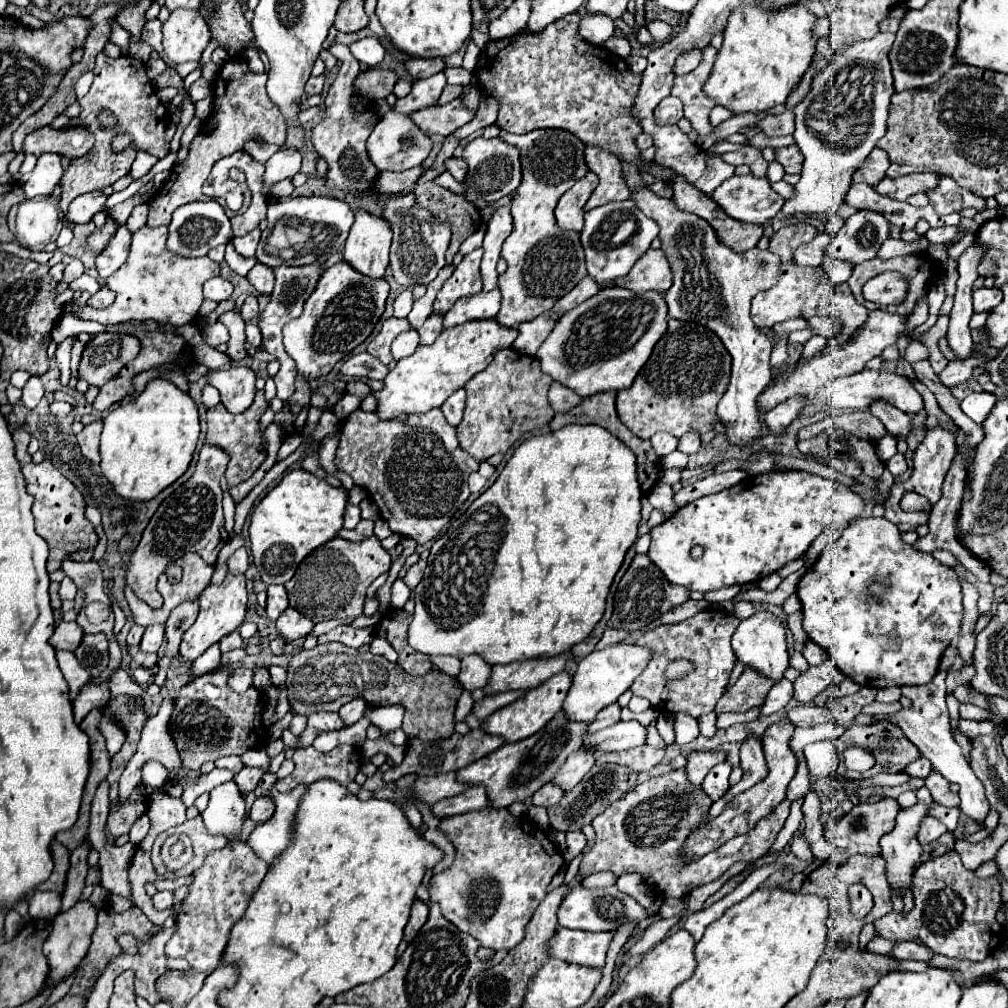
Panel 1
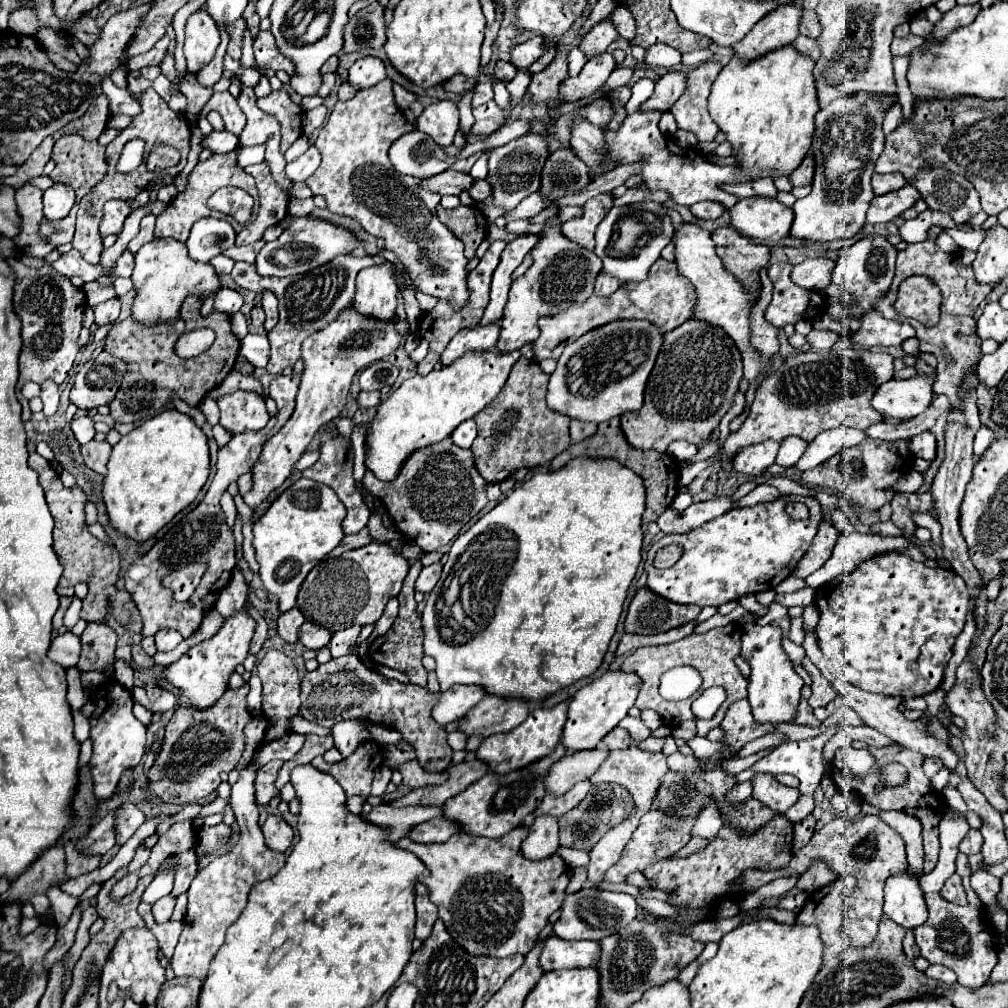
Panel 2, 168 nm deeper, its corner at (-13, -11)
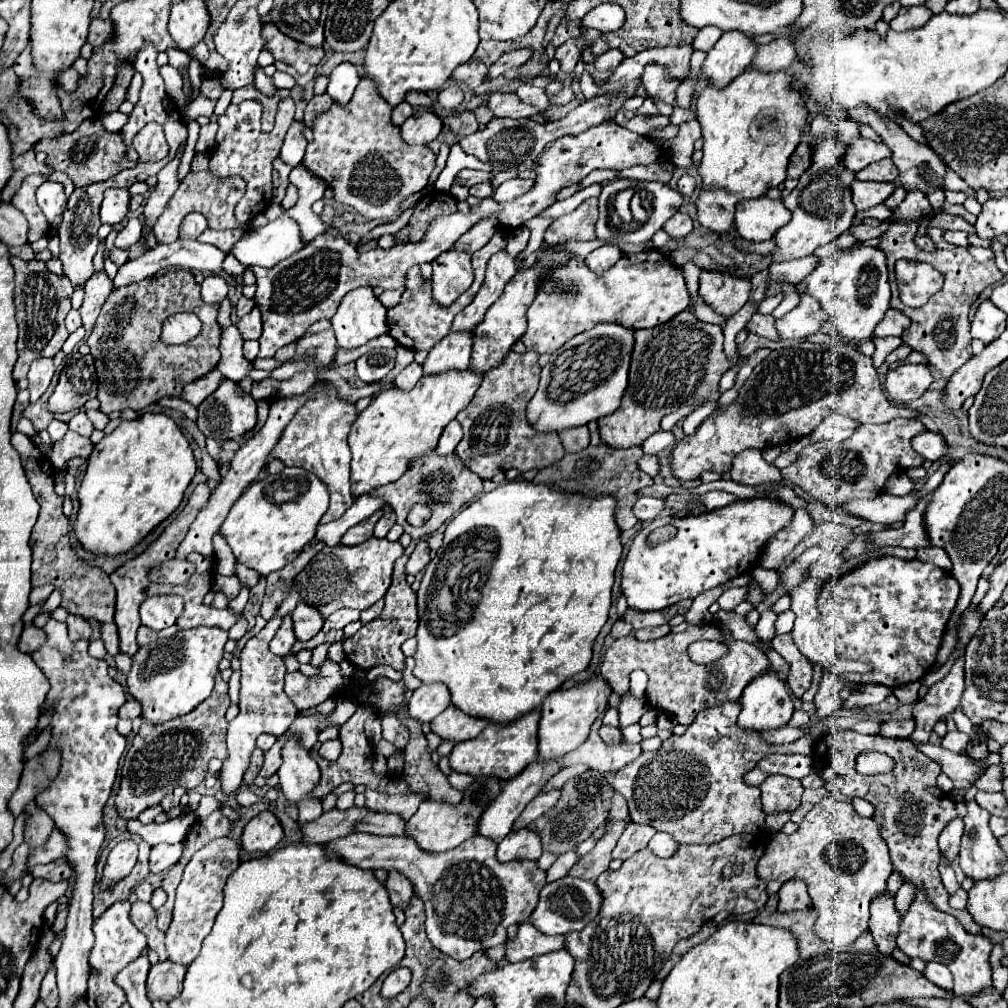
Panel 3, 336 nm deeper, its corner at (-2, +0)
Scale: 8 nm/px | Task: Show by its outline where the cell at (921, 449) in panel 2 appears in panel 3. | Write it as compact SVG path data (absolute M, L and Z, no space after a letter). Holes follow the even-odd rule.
M925 431L917 435L917 439L913 439L913 449L929 461L939 461L941 457L949 453L947 441L939 433L933 433L933 431Z

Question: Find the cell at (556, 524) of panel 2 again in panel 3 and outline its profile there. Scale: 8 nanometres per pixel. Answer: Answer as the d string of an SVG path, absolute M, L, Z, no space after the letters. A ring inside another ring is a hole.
M507 481L497 489L481 495L475 503L465 507L445 529L443 545L437 551L437 557L429 561L425 575L421 579L421 587L417 591L419 605L419 629L417 629L417 651L413 655L415 669L413 675L423 683L445 683L451 693L451 705L461 709L463 713L479 719L487 719L491 723L509 725L511 721L527 715L543 703L543 699L557 691L569 677L579 671L585 671L597 633L607 621L607 613L611 607L611 587L615 579L615 567L621 559L621 541L619 531L613 519L613 499L593 499L593 503L577 503L577 499L565 499L565 495L557 495L549 491L549 487L533 487L527 481ZM467 559L473 559L467 563ZM487 569L487 571L485 571ZM465 623L465 625L463 625ZM447 631L451 637L447 637Z

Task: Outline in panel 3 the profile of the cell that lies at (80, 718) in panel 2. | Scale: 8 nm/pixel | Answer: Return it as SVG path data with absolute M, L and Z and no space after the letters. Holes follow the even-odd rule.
M49 747L25 763L19 787L9 799L9 811L19 817L23 811L23 805L27 801L33 801L35 795L47 787L49 781L53 781L59 771L61 753L57 747Z

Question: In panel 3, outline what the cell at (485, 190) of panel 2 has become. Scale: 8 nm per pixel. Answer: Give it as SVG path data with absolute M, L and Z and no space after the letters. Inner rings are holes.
M479 183L479 185L473 185L471 189L469 189L469 195L473 195L473 197L479 197L479 199L487 199L487 197L493 197L493 187L489 185L489 183Z

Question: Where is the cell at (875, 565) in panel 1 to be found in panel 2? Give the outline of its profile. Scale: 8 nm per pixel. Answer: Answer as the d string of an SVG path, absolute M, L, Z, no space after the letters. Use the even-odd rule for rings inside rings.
M884 552L868 558L842 580L820 586L814 604L820 612L816 626L818 644L822 653L840 654L836 658L838 664L844 664L844 678L866 692L900 698L924 696L940 688L946 664L952 658L952 646L966 624L970 598L964 580L948 568L928 568L900 552Z

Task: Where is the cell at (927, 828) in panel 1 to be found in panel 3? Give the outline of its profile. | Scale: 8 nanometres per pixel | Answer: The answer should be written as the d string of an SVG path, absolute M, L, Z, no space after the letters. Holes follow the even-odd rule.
M839 731L829 733L815 745L813 759L817 763L815 771L823 775L823 771L829 771L829 779L833 789L841 791L849 797L861 797L869 801L875 807L873 821L879 827L881 837L889 845L889 855L893 863L893 871L901 875L903 881L909 881L919 889L923 889L933 903L943 913L949 913L957 917L957 921L965 930L973 935L981 935L982 927L977 925L967 910L956 910L947 905L949 893L941 883L941 875L937 871L939 867L939 847L937 839L945 825L957 817L955 801L951 795L945 795L935 779L941 773L941 765L923 755L915 749L915 745L907 739L887 739L887 737L871 737L871 735L859 735L853 731ZM867 751L879 751L889 755L895 761L895 767L889 773L881 775L861 775L855 769L855 759L859 753Z

